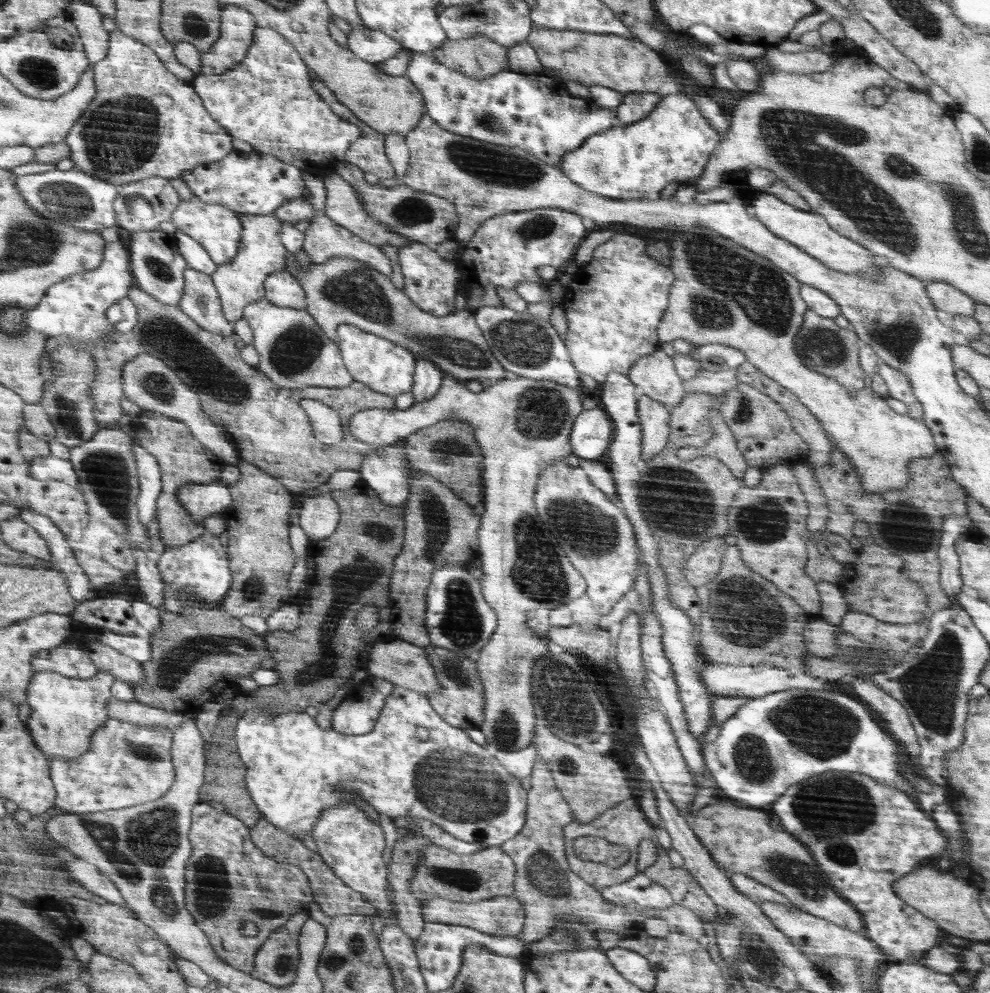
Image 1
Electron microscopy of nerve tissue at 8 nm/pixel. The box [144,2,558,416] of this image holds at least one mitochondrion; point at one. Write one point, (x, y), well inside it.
(357, 291)

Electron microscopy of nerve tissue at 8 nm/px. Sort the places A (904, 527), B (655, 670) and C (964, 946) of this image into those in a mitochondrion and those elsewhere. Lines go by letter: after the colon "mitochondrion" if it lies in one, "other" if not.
A: mitochondrion
B: other
C: other

